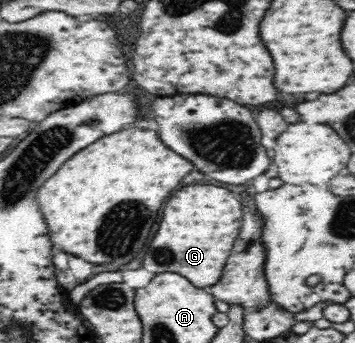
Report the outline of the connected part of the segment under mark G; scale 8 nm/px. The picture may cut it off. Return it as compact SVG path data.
M214 185L182 187L164 205L158 231L144 253L142 267L152 273L180 273L196 287L209 290L220 279L240 229L242 205L232 191Z

